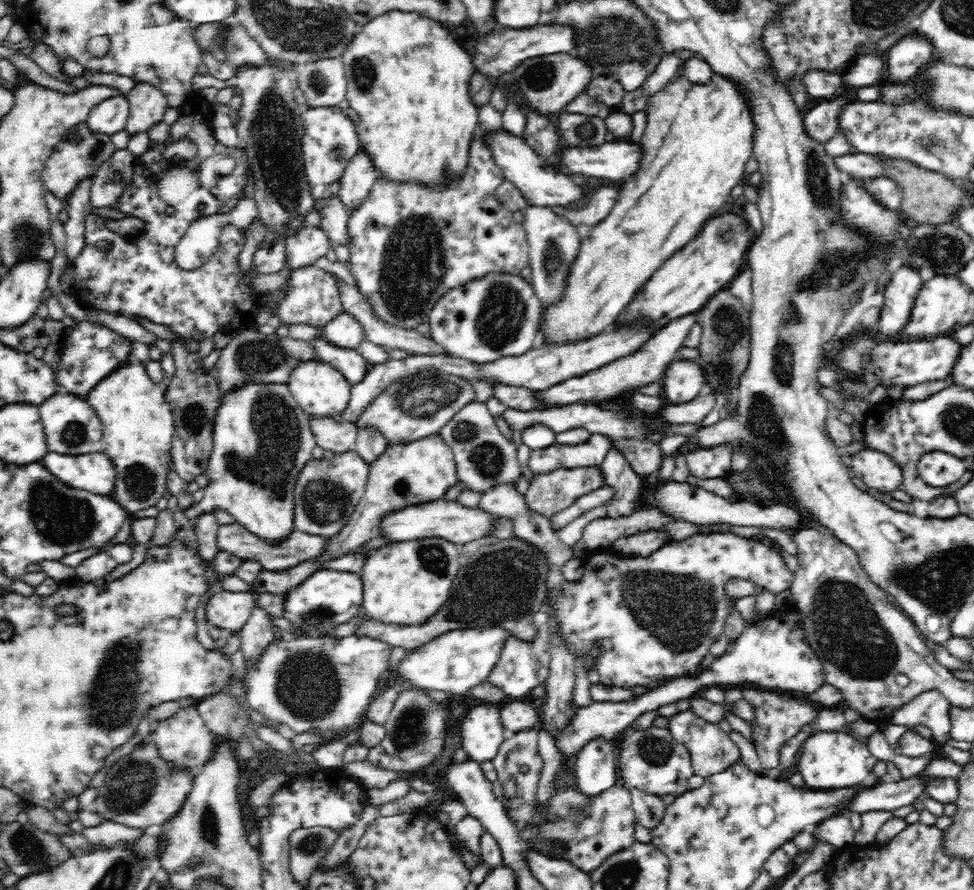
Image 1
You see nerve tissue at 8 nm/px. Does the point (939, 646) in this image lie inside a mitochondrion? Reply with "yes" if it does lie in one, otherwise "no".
no

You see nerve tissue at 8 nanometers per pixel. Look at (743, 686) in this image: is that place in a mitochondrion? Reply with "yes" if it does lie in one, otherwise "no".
no

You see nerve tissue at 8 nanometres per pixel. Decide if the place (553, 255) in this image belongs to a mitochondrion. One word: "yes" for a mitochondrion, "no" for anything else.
yes

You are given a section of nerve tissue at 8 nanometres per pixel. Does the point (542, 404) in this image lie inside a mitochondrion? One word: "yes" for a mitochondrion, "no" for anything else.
no

